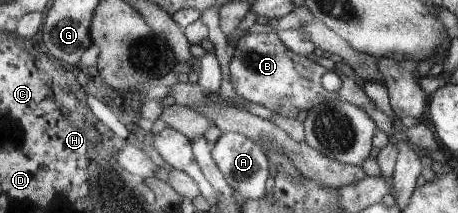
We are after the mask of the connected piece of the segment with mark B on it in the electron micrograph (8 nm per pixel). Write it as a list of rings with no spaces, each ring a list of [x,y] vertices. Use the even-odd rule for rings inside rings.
[[[247,32],[233,46],[230,54],[229,81],[243,100],[263,105],[273,114],[281,114],[286,118],[295,119],[299,115],[299,111],[310,110],[329,100],[342,99],[366,109],[366,112],[374,118],[379,129],[391,137],[393,120],[375,105],[363,88],[357,85],[357,80],[346,77],[335,69],[335,73],[342,79],[342,88],[338,92],[325,90],[321,84],[321,77],[328,69],[307,59],[307,56],[301,57],[301,55],[295,55],[293,51],[289,51],[279,41],[275,32],[267,33],[267,35],[251,35]]]

